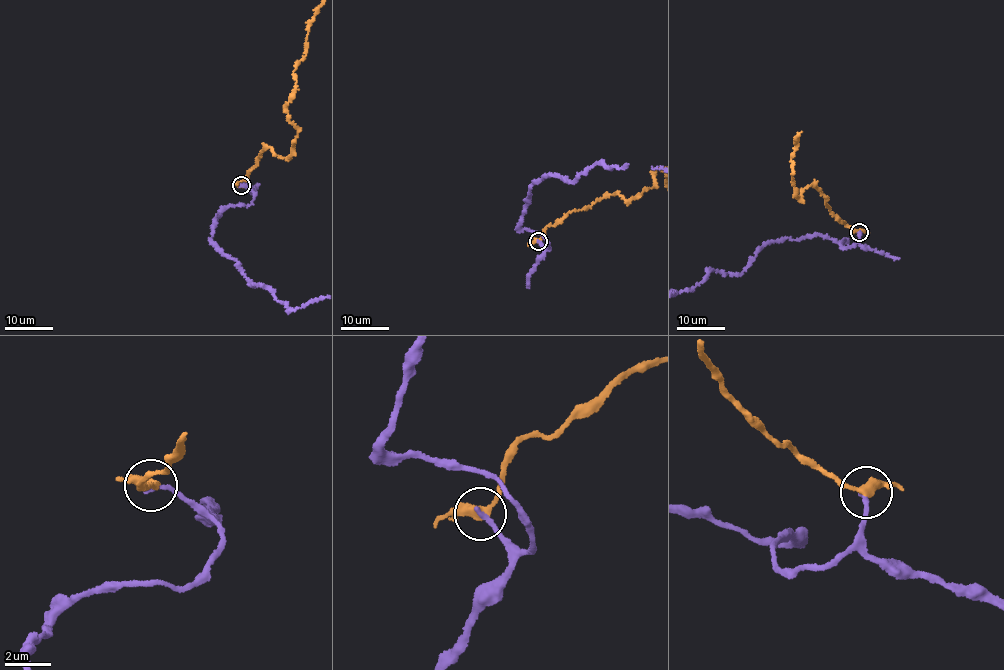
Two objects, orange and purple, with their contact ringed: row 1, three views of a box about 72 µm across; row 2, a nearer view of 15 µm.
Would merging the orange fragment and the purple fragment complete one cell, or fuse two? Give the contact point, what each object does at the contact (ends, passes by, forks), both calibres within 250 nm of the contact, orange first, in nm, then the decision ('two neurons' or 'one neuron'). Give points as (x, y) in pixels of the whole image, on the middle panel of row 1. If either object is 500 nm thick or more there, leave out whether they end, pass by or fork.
place (538, 241); orange passes by; purple ends; calibres 360 and 220 nm; two neurons

